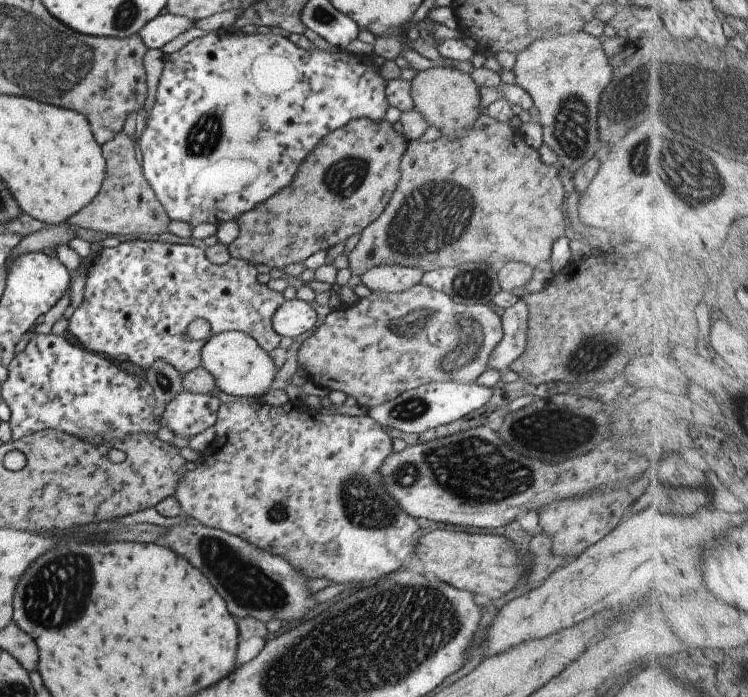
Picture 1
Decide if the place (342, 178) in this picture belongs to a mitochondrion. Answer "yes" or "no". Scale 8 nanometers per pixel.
yes

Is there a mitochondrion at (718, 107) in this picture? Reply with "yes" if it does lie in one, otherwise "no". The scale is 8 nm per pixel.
yes

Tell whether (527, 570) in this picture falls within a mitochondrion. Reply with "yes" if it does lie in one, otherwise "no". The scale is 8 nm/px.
no

